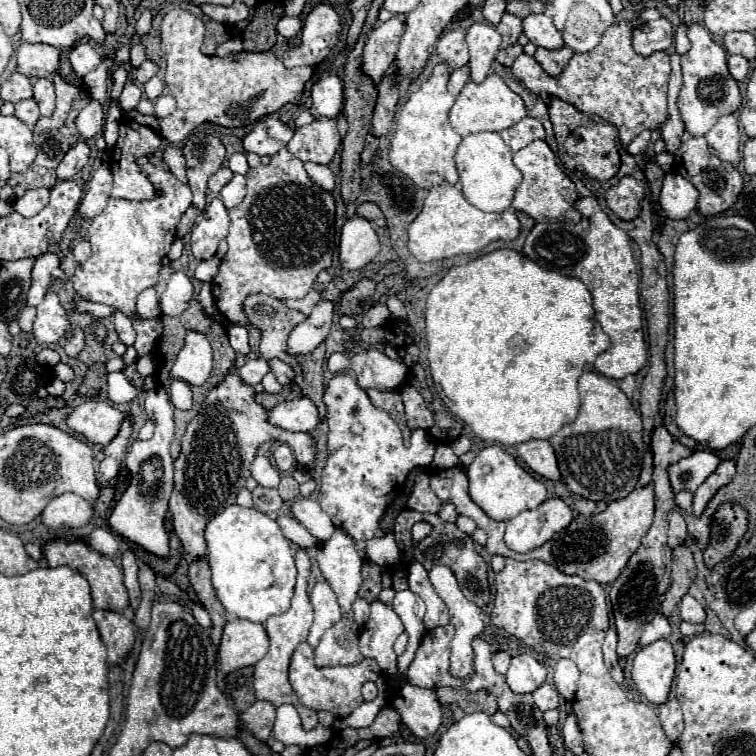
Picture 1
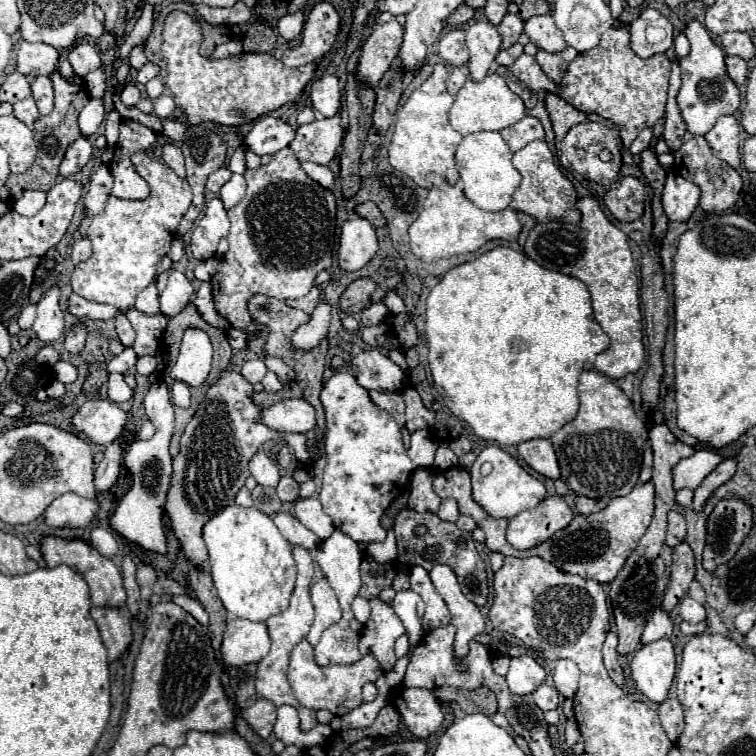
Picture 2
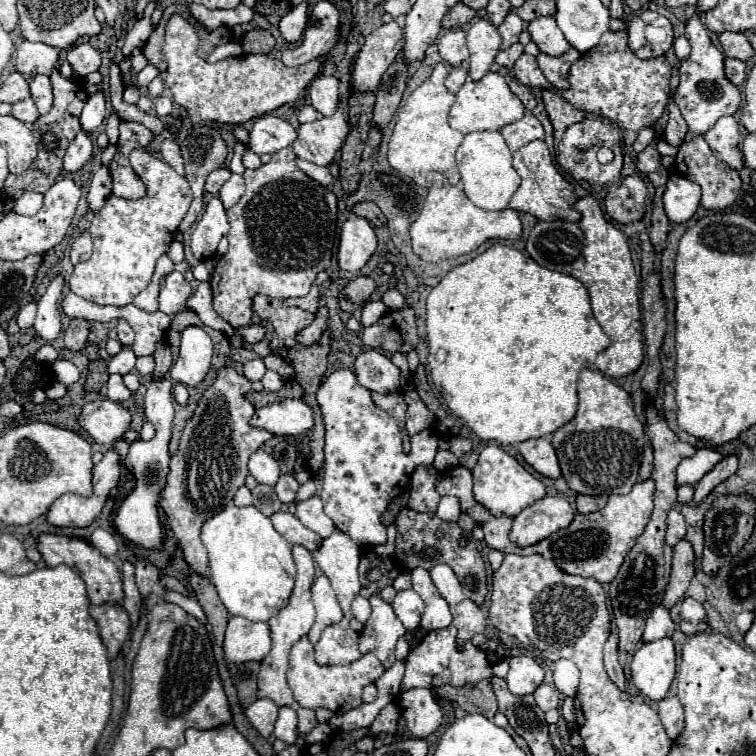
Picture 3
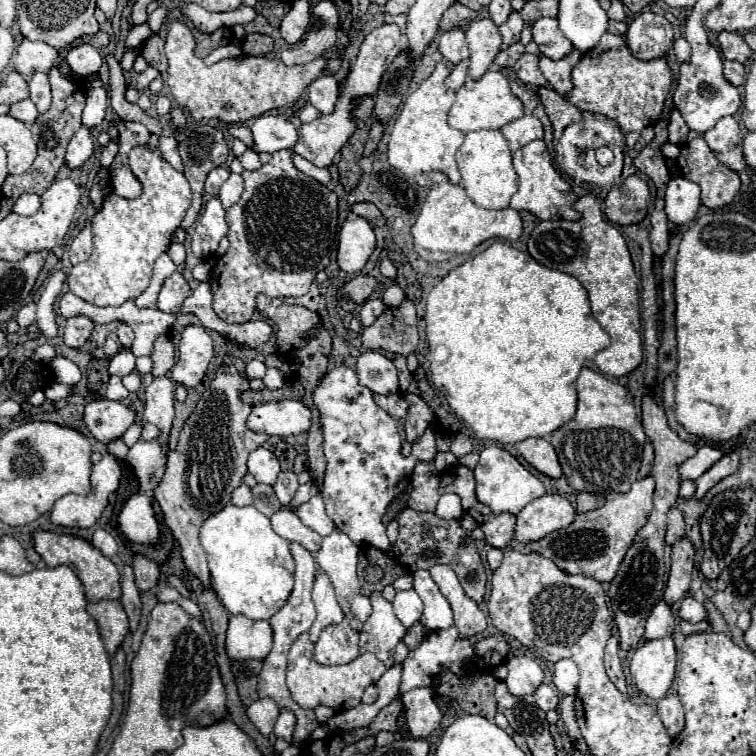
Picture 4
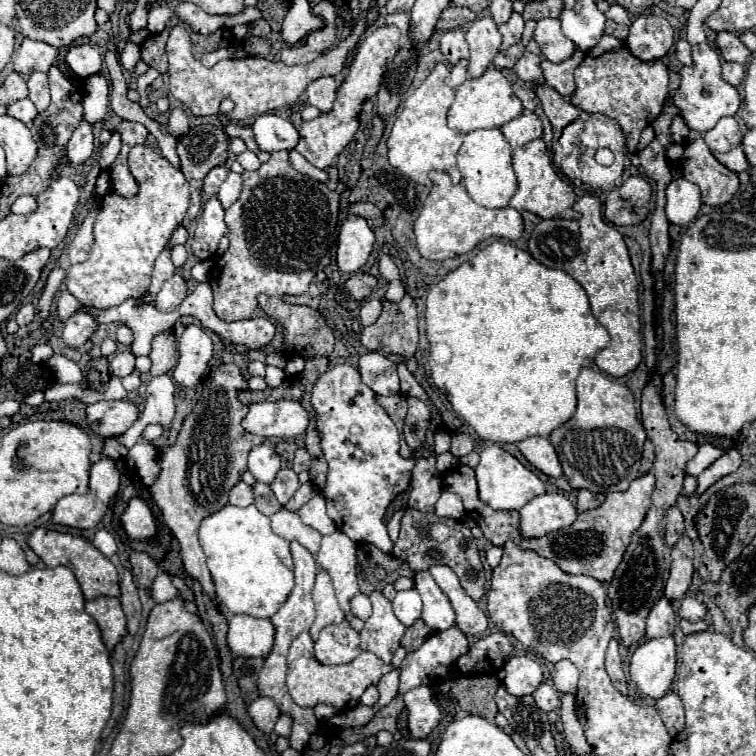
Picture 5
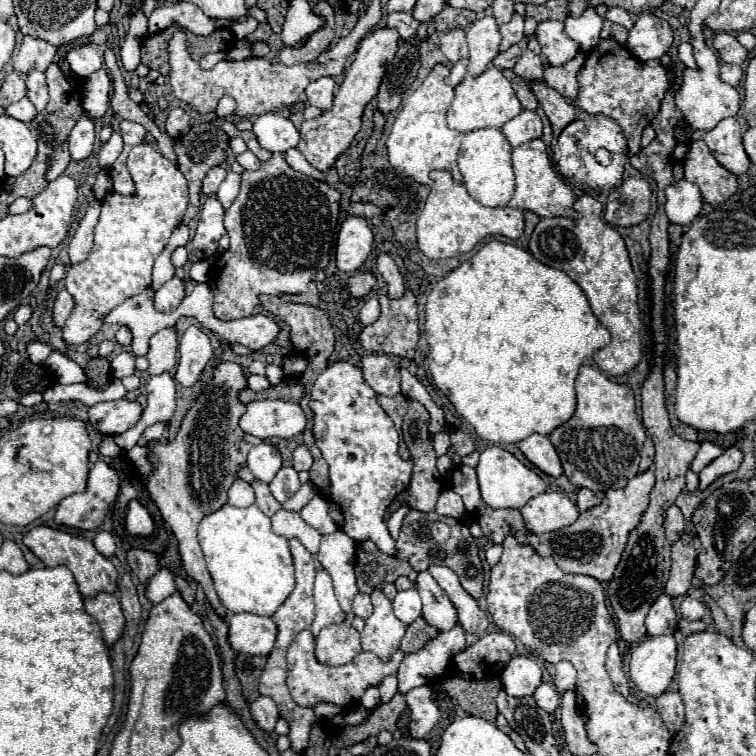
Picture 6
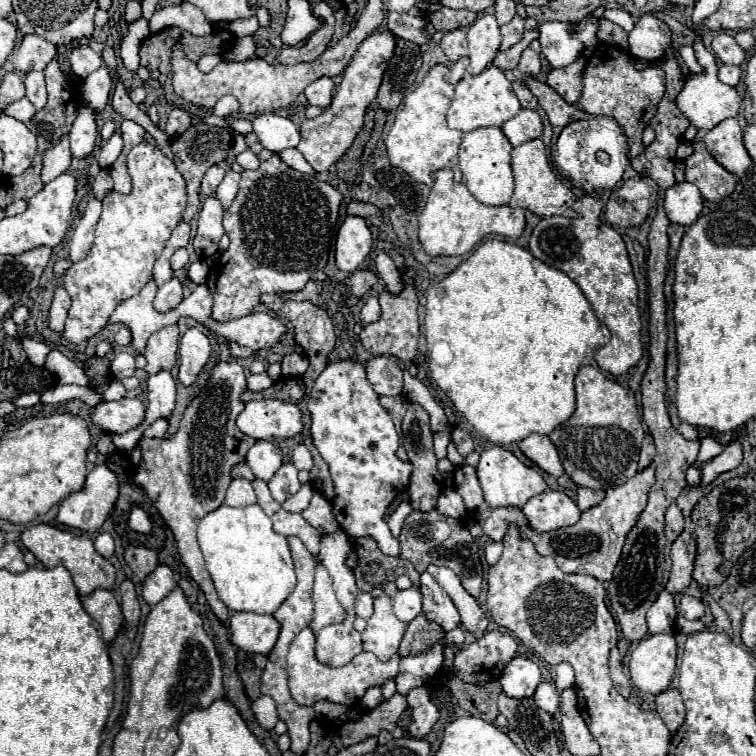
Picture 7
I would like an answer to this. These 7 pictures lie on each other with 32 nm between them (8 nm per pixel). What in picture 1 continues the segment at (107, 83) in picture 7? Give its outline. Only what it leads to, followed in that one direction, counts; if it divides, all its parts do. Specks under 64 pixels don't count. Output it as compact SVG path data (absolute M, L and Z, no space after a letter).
M90 102L86 108L82 108L82 112L76 118L76 126L82 138L94 138L100 132L102 126L102 118L104 118L104 110L100 102Z

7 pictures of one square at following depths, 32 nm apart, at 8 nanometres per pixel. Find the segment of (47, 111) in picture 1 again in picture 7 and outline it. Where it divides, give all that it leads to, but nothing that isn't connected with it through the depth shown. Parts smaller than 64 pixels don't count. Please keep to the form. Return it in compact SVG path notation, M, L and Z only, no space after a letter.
M28 72L26 74L26 98L36 106L36 110L42 110L46 106L46 82L44 82L44 72Z

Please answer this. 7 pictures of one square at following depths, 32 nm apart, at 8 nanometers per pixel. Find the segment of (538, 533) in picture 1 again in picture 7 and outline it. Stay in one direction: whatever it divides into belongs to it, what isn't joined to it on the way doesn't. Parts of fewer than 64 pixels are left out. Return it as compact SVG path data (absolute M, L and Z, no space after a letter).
M544 490L530 498L522 508L530 528L536 532L550 532L564 526L572 526L580 518L580 510L572 498L560 490Z

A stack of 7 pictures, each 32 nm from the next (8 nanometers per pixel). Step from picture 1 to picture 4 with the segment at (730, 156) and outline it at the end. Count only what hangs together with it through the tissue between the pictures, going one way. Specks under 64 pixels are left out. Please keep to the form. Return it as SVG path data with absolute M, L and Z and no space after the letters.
M734 116L720 118L718 124L704 134L704 140L722 164L728 164L728 168L736 172L746 168L742 146L740 146L742 134L740 134L740 126L734 120Z

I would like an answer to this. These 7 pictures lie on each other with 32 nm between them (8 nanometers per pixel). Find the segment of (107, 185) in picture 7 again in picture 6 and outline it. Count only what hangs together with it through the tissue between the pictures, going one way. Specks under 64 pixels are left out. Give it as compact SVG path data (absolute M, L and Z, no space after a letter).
M100 170L98 178L96 178L96 184L94 184L94 196L96 200L102 200L106 196L106 192L112 190L112 180L110 180L110 174L108 170Z

